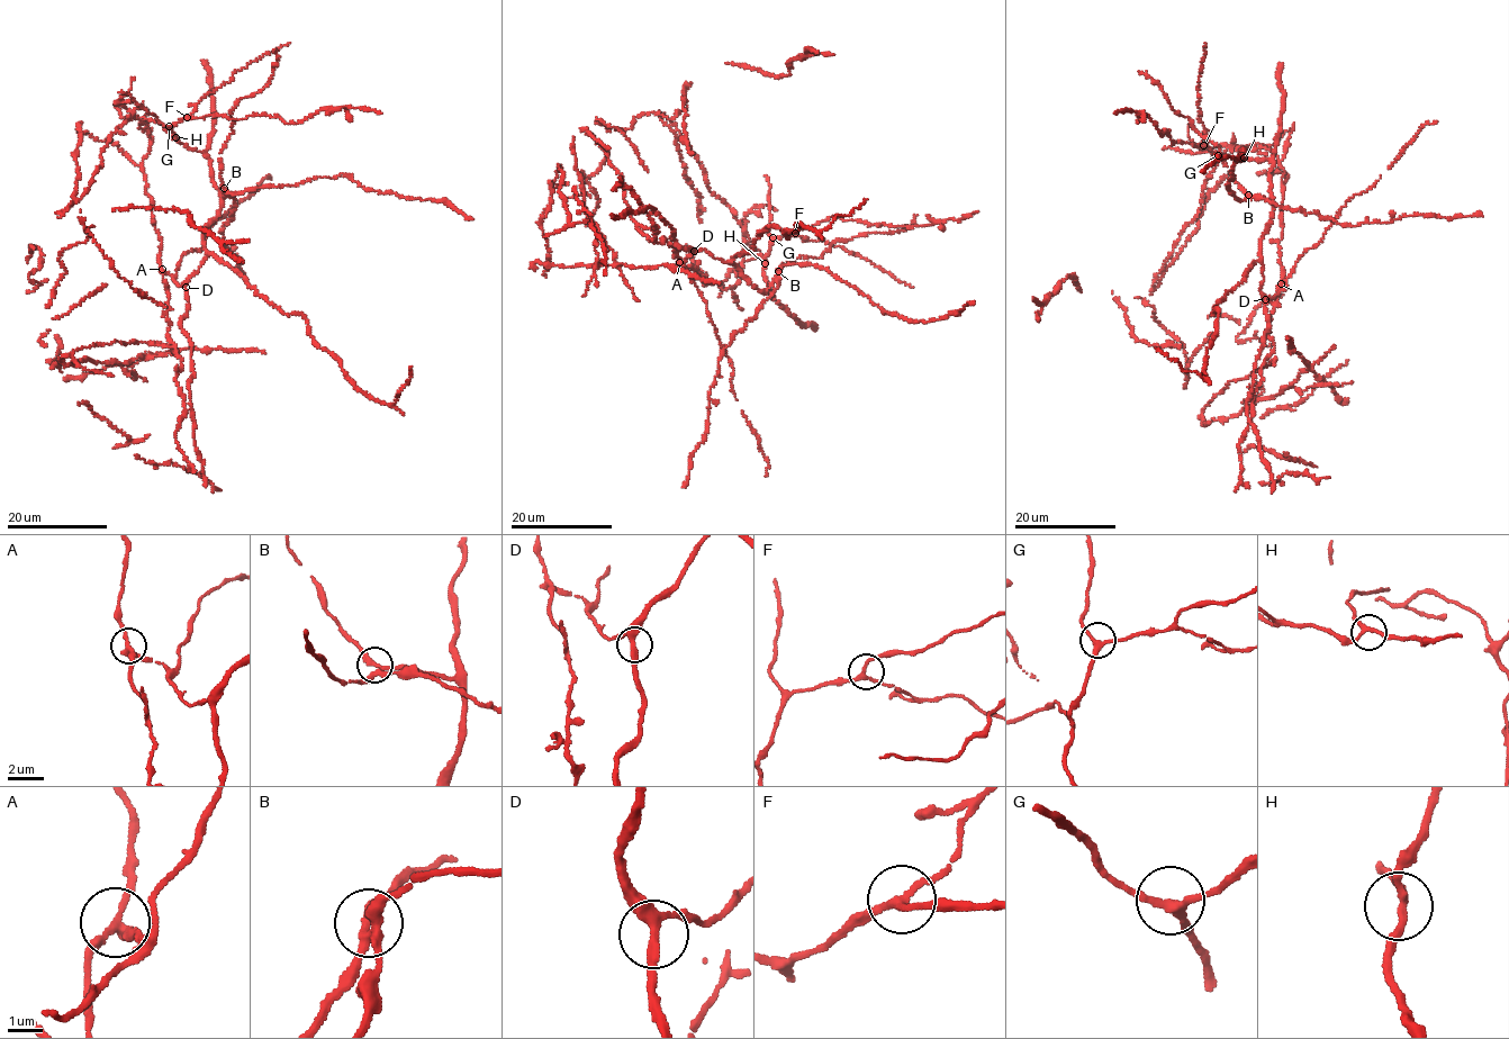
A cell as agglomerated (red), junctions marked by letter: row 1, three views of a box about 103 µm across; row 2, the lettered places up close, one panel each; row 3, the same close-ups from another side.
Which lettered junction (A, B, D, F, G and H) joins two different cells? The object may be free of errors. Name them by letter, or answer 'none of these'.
A

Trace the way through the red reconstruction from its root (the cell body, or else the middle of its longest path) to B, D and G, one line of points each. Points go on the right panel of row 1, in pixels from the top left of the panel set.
B: (1280, 260), (1284, 289), (1272, 298), (1261, 289), (1261, 242), (1272, 216), (1273, 202), (1248, 195)
D: (1280, 260), (1284, 289), (1265, 299)
G: (1280, 260), (1284, 170), (1277, 156), (1262, 146), (1250, 151), (1247, 145), (1238, 150), (1240, 160), (1218, 155)

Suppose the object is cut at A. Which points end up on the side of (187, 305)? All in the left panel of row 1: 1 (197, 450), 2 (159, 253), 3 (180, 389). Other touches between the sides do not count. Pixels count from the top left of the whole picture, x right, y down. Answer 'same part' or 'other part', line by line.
1: same part
2: other part
3: other part

